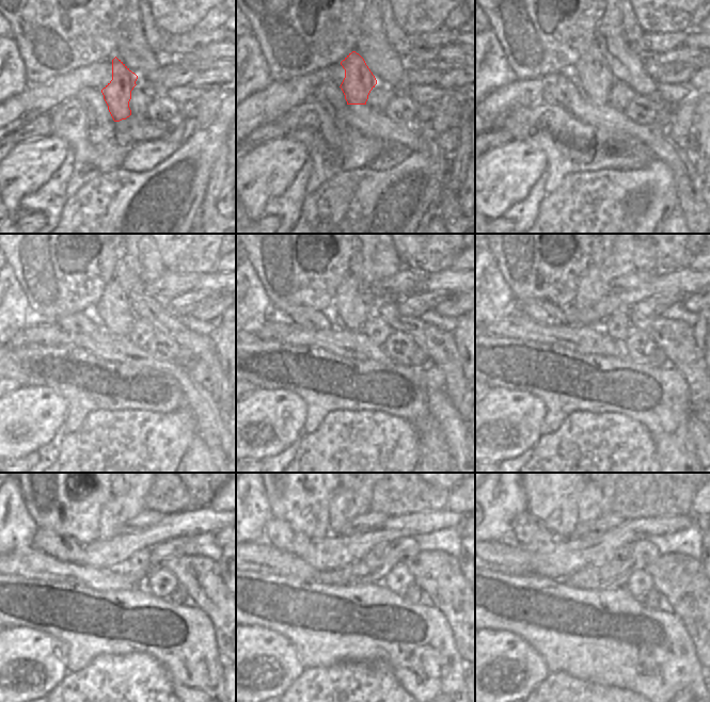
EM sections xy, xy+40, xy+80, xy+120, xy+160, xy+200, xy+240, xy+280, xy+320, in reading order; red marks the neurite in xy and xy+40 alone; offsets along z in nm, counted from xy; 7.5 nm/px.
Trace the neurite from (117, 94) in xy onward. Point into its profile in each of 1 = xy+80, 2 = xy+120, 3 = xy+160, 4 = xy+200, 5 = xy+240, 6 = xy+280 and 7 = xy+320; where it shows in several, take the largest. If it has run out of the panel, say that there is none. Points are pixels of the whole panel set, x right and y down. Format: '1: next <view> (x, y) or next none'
1: next xy+80 (592, 73)
2: next xy+120 (113, 313)
3: next xy+160 (353, 304)
4: next xy+200 (592, 287)
5: next xy+240 (112, 516)
6: next xy+280 (350, 503)
7: next xy+320 (595, 500)

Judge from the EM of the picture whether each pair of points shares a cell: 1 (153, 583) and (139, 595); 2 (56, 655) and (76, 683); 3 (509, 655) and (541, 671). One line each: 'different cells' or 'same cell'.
1: different cells
2: different cells
3: same cell

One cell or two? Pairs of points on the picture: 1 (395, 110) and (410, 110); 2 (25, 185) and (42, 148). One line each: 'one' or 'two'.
1: one
2: one

